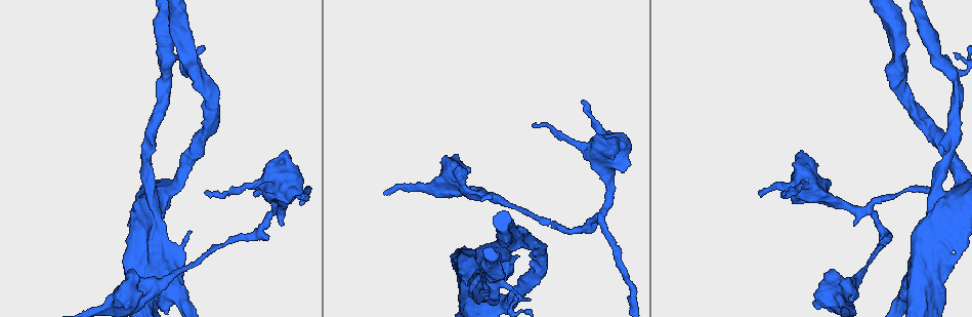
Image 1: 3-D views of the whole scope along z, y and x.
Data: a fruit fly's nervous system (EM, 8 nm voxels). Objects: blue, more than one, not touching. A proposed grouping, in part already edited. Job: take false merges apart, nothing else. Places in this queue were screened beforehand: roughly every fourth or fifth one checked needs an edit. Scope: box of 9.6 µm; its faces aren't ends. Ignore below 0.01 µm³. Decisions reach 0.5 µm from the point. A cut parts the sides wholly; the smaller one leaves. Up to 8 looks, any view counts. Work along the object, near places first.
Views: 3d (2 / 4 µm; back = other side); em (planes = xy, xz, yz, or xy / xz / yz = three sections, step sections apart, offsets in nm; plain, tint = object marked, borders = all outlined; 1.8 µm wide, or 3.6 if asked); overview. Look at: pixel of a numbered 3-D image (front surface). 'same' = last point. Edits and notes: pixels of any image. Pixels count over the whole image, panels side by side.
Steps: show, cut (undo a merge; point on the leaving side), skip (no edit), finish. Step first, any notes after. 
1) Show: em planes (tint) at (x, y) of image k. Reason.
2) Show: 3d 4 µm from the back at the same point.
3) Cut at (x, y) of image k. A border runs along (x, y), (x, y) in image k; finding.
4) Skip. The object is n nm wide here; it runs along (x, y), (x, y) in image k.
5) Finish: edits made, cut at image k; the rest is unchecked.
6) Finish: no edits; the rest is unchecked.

Show: em xz step 16 (tint) at (140, 263) of image 1. Sudden change in width.

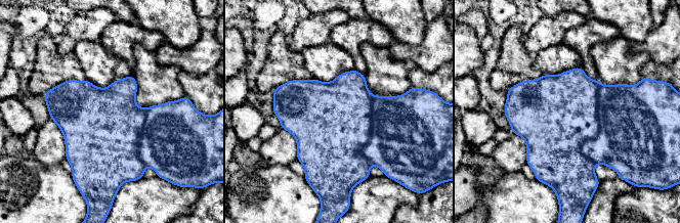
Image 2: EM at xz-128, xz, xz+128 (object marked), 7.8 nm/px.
Show: em planes (tint) at the same point. Another direction.

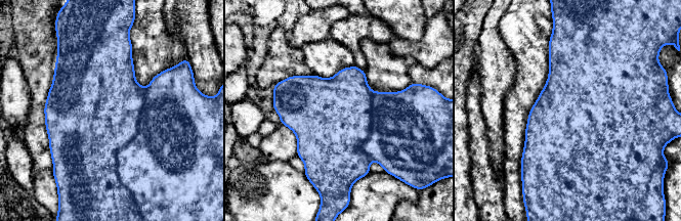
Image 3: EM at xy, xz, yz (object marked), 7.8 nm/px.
Cut at (162, 151) of image 3. A border runs along (145, 89), (119, 178) in image 3; two cells meet here.

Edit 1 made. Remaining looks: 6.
Show: overview.

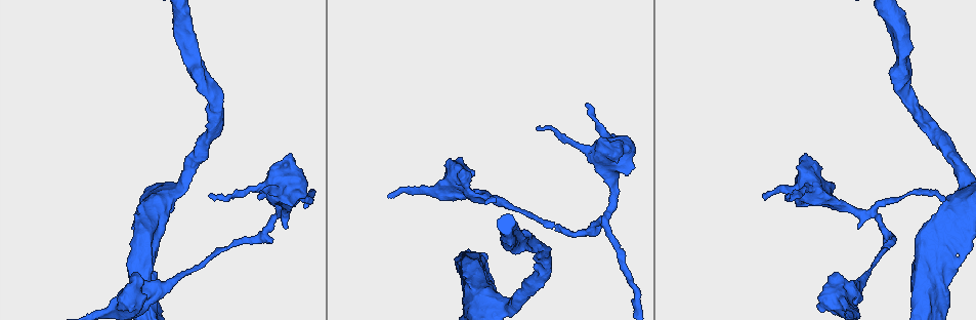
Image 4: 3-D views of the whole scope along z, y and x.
Show: 3d 4 µm from the back at (849, 301) of image 4. Arms run side by side.

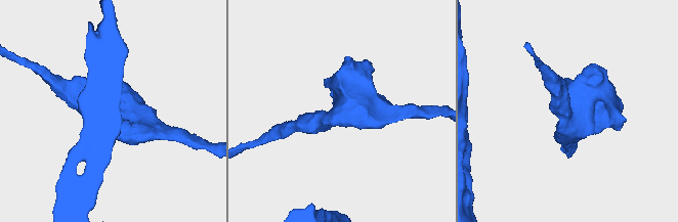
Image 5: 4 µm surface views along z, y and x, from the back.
Show: em 3.6 µm planes (tint) at (331, 112) of image 5.

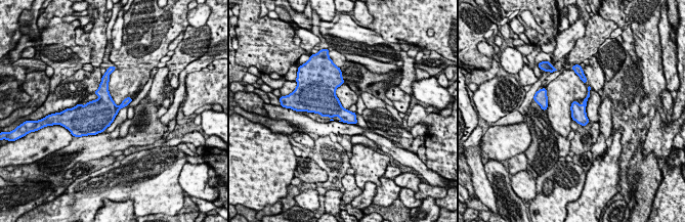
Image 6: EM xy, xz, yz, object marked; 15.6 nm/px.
Skip. All the same cell.

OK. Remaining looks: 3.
Show: em 3.6 µm planes (tint) at (807, 187) of image 4. Thick turns thin.

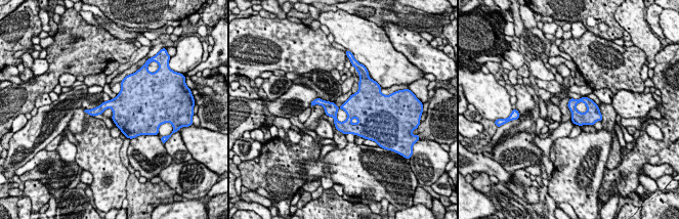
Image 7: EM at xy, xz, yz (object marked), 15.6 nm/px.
Skip. Continuous, no second cell.

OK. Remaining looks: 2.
Finish: edits made, cut at image 3; the rest is unchecked.

